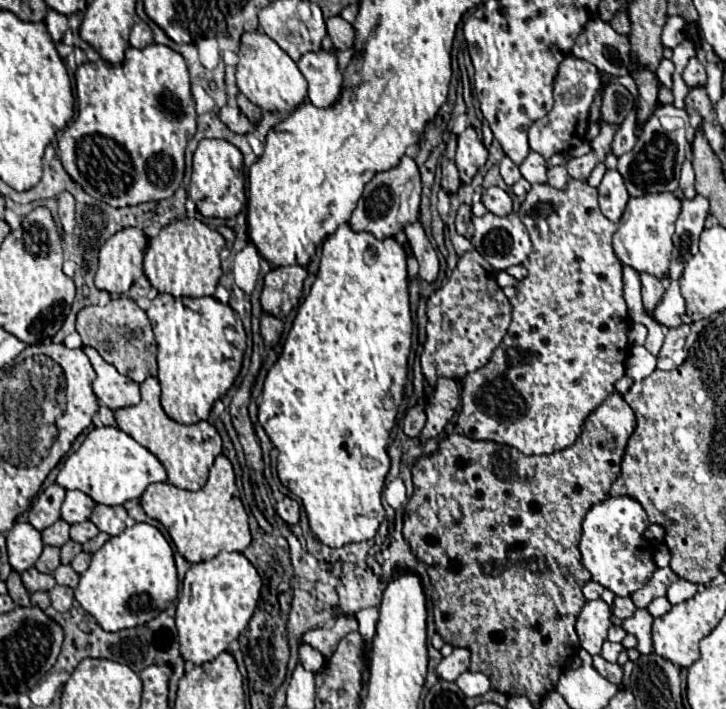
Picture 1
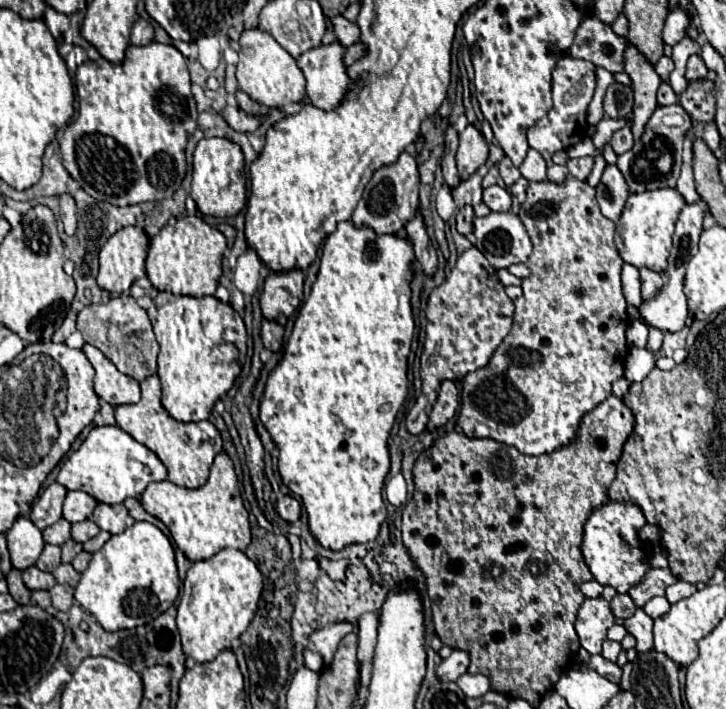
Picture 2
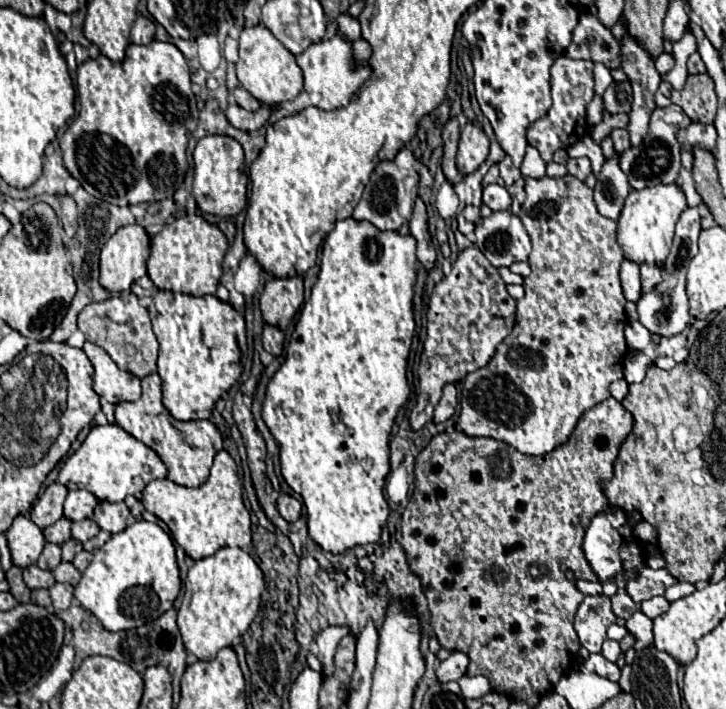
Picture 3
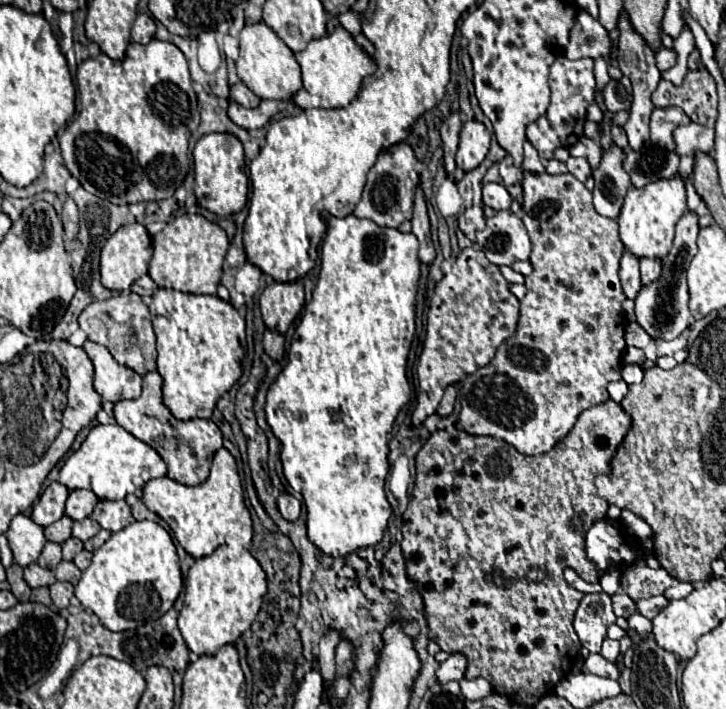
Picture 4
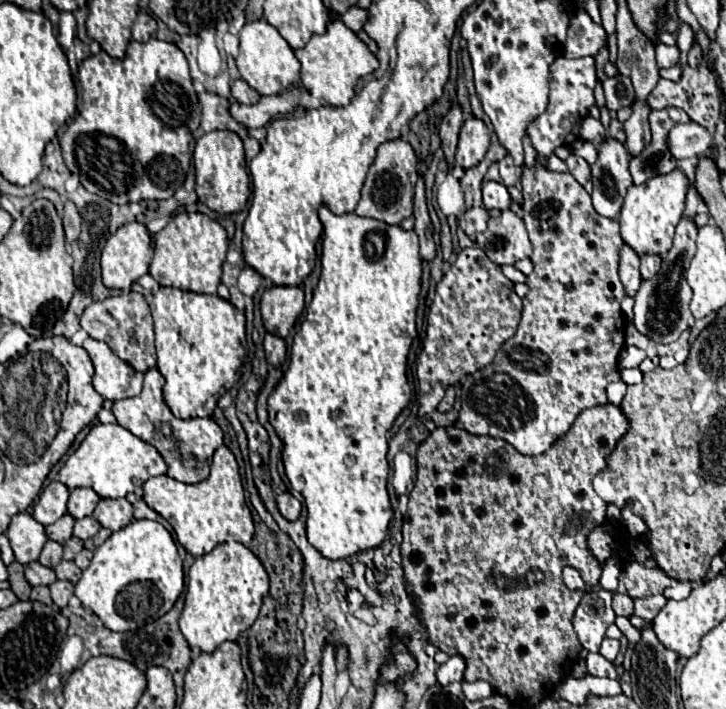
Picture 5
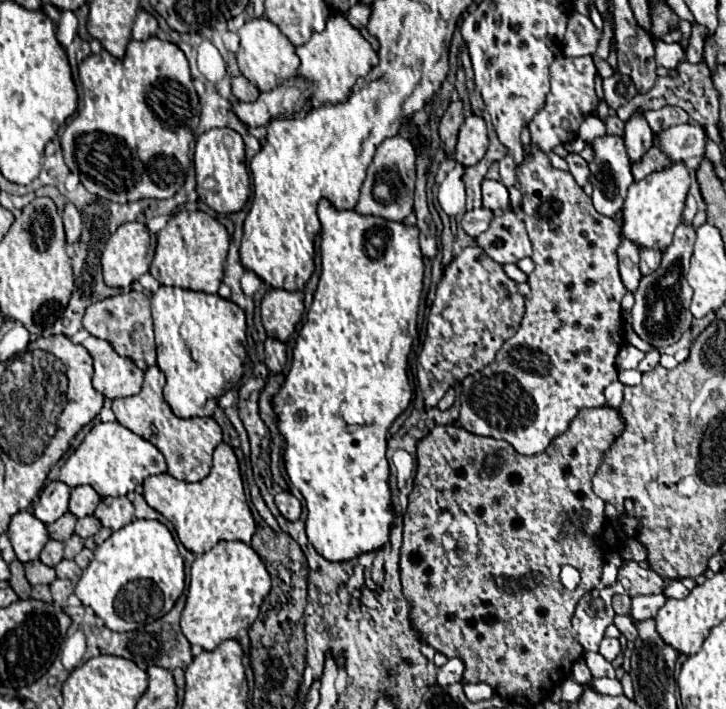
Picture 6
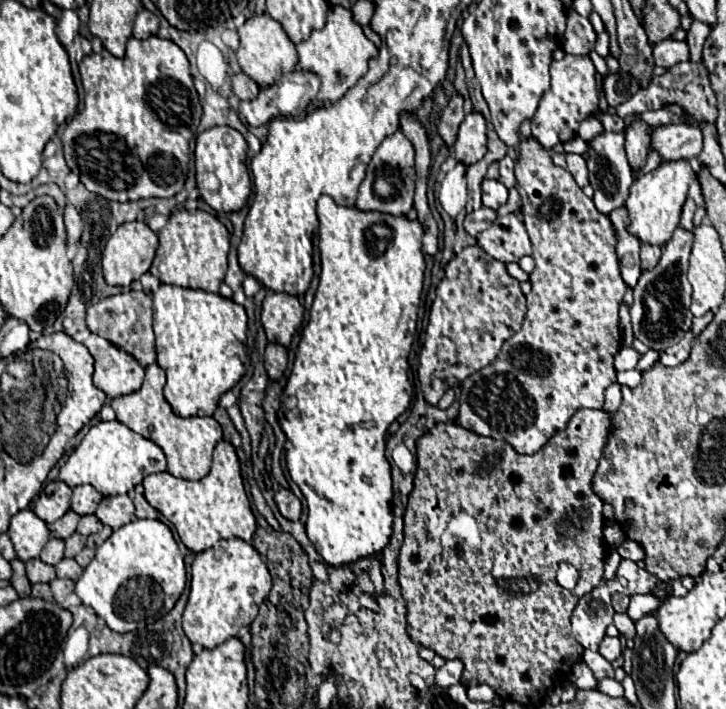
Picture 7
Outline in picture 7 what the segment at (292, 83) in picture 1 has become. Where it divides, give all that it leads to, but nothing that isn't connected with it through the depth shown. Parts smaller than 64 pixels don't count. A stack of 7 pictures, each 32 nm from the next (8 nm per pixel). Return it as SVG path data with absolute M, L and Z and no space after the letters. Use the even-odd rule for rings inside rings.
M268 14L248 18L238 28L238 34L240 34L240 48L236 50L238 64L246 76L250 76L250 78L254 78L254 82L258 82L260 88L270 86L270 82L278 82L278 78L282 78L282 74L296 70L296 64L298 64L296 46L290 42L290 38L282 30L282 26L276 20L272 20Z

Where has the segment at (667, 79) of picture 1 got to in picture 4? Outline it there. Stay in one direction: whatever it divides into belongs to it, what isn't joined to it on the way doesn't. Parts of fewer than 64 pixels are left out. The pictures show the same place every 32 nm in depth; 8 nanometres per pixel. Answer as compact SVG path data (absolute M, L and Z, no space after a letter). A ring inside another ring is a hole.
M664 48L658 50L658 54L656 54L656 66L658 66L660 72L670 70L670 68L674 66L674 62L672 62L672 52L666 52Z

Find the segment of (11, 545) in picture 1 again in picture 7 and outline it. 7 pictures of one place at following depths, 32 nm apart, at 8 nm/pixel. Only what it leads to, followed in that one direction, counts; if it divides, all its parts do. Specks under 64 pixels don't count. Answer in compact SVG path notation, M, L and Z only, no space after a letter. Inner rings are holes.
M20 510L12 516L8 536L14 544L16 556L22 562L38 558L44 544L50 540L50 530L32 510Z

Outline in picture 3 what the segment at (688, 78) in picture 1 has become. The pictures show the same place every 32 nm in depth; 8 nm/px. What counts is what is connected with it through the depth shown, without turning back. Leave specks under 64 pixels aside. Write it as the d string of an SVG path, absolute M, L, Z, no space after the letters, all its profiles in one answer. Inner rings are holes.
M694 52L694 54L688 58L688 74L694 76L694 74L704 74L704 72L706 72L706 66L704 66L700 54Z

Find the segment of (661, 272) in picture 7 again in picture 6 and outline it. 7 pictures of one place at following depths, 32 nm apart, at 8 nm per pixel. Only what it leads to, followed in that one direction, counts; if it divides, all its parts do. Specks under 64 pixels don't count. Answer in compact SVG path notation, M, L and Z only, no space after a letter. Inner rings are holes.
M680 222L680 226L674 232L672 244L662 254L660 268L654 274L642 278L638 290L634 292L636 304L632 308L632 328L636 330L638 336L648 340L656 348L678 342L682 332L686 332L692 326L694 316L688 310L692 300L692 288L686 282L686 272L690 266L690 258L694 254L694 238L696 228L686 222Z

